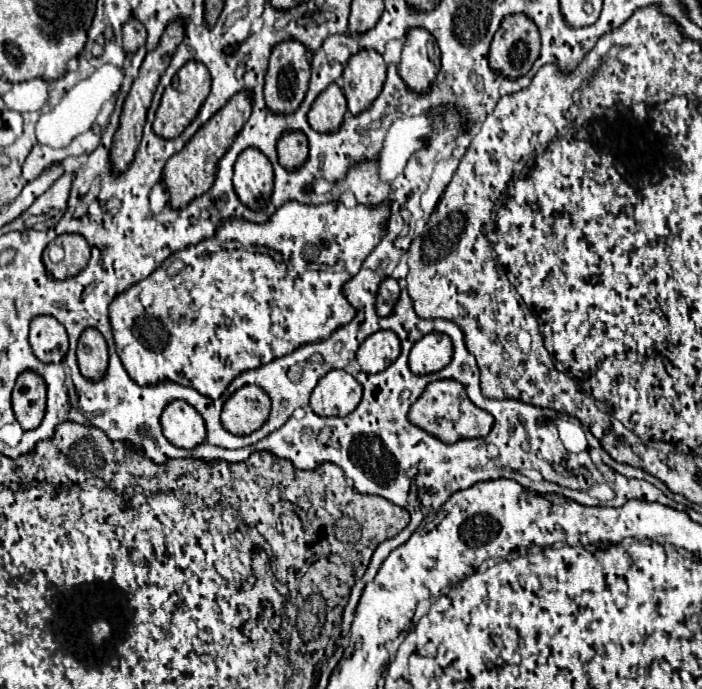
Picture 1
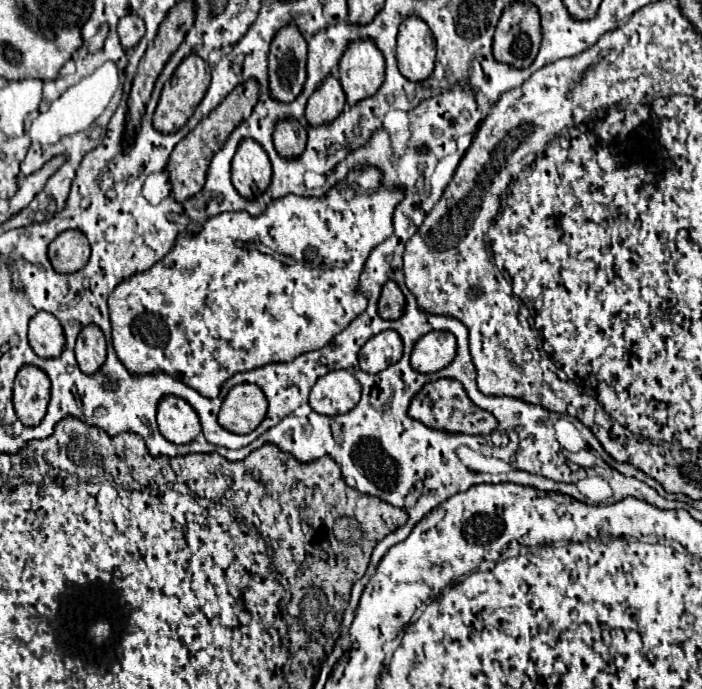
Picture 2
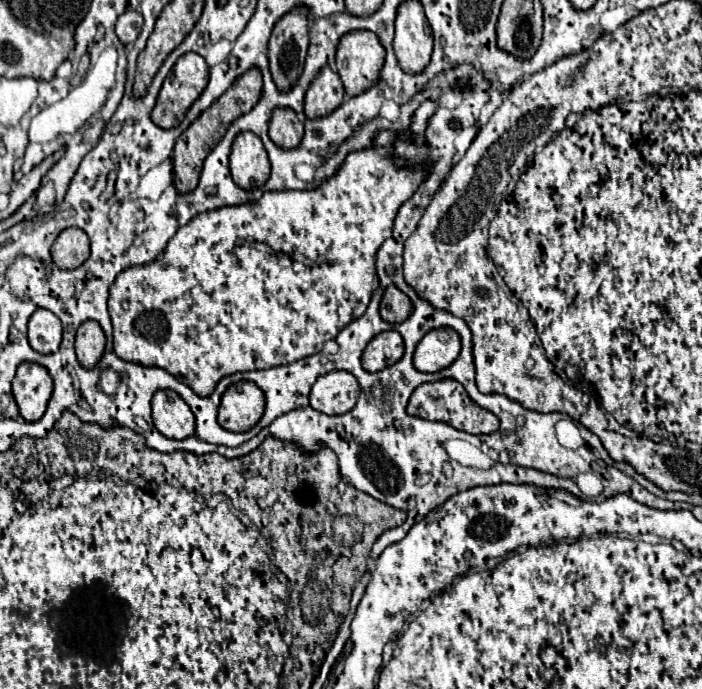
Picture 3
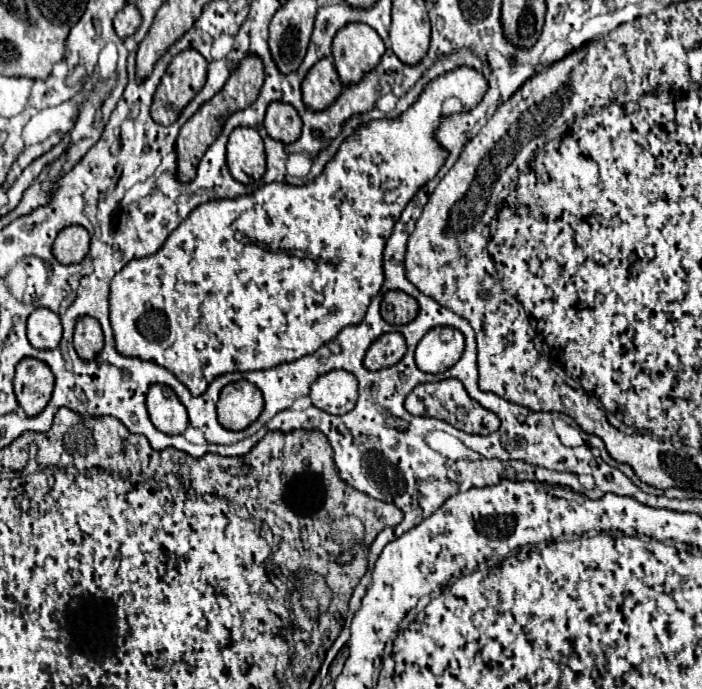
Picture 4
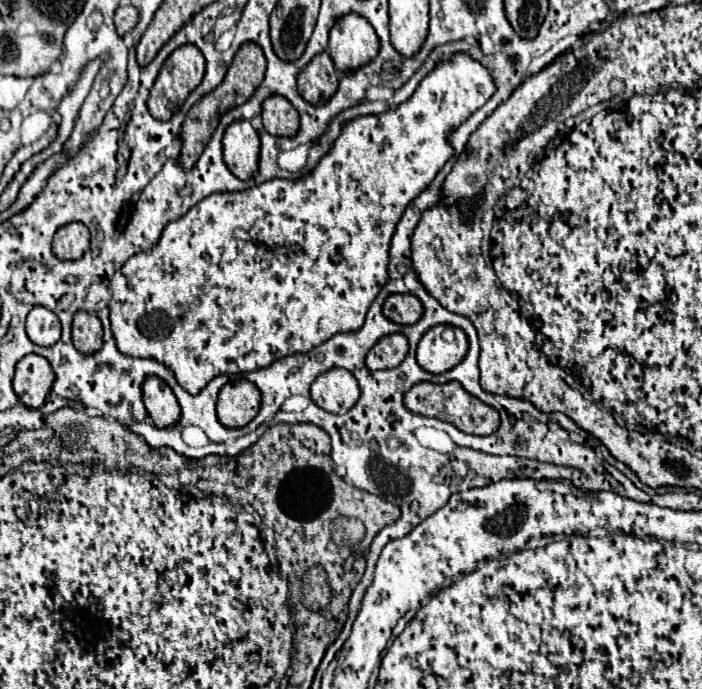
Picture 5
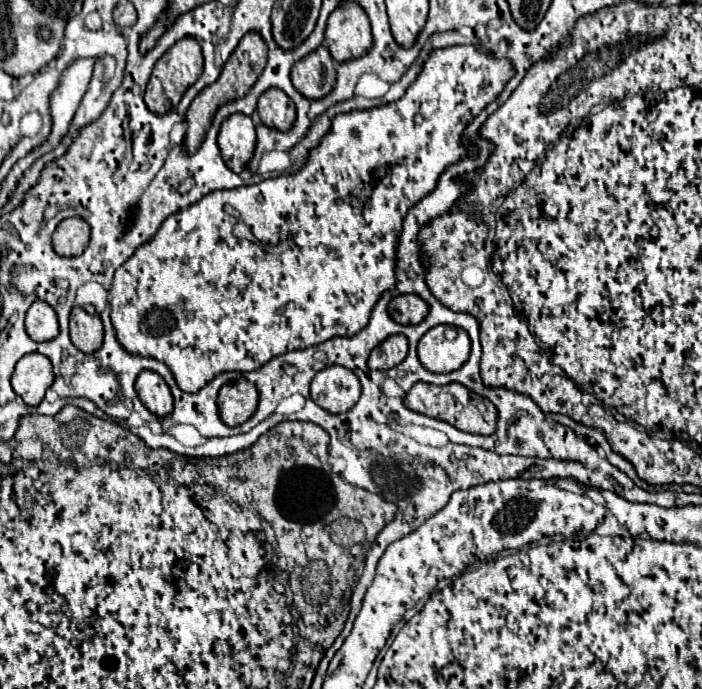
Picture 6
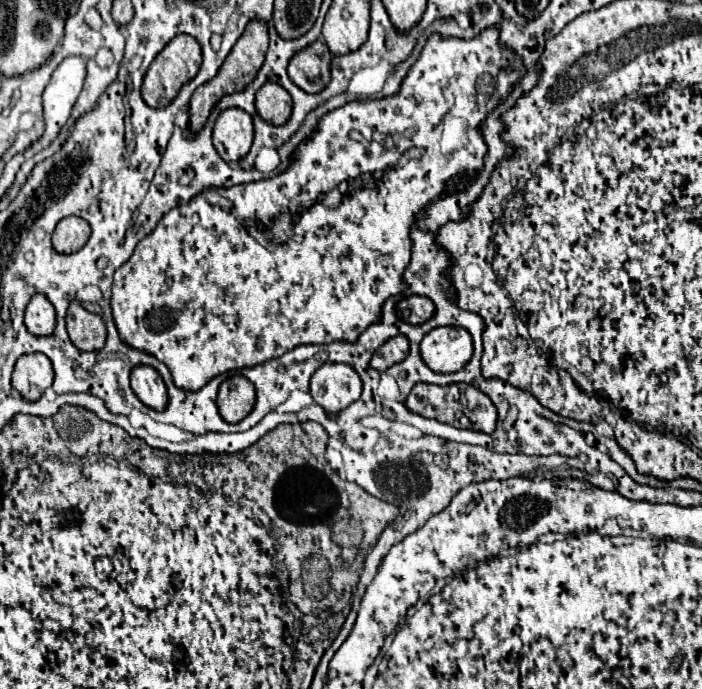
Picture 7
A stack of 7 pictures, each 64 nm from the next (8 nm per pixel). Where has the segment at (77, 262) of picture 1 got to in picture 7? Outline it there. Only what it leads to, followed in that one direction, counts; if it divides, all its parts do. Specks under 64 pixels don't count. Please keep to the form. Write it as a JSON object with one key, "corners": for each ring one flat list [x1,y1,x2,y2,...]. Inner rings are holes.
{"corners":[[78,216,62,218,52,234,54,250,60,254,78,252,90,238,90,224]]}

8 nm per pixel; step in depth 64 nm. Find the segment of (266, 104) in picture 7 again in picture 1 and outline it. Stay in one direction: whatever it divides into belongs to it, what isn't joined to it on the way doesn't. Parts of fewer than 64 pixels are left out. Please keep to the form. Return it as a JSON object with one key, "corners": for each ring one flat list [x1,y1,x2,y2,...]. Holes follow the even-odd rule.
{"corners":[[288,132,278,140,278,158,286,170,296,170,308,160,308,140,302,132]]}

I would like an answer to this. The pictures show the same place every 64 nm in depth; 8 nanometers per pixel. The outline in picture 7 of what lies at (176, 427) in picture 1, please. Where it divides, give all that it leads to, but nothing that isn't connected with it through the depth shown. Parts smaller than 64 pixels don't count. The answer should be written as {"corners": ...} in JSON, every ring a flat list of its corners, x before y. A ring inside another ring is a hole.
{"corners":[[136,366,130,376,130,384,134,394,148,406,158,412,166,410,168,406,168,390,164,386,164,380,160,380,160,374,154,368,148,366]]}

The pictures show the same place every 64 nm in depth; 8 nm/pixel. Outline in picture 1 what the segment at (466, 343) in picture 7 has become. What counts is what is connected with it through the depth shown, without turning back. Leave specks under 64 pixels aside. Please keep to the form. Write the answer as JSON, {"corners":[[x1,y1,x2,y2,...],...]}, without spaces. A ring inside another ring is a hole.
{"corners":[[428,334,418,340,408,358,408,366,414,374,434,374,452,360,452,342,446,334]]}

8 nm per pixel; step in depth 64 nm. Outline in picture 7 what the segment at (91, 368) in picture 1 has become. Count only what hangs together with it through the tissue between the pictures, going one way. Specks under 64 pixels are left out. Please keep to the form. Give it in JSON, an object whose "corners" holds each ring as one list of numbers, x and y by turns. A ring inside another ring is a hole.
{"corners":[[70,304,66,314,66,328,72,344,78,350,100,350,106,342,106,326,98,314,86,312,80,304]]}

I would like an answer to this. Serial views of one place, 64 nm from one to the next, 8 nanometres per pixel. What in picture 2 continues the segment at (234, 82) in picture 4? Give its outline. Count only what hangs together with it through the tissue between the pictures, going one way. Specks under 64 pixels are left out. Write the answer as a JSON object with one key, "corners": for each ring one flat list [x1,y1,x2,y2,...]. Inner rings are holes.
{"corners":[[248,80,244,84,240,84,240,88,234,88,226,98,224,102,214,108,170,154,168,158,168,166,166,166,166,172,168,172,168,180,172,184,172,196,176,202,184,202,188,200,190,196,198,194,204,184,206,184,206,174,208,174,208,168,210,168,210,160,214,158,214,154,224,146,224,142,228,140,228,136,232,134,232,130,244,122,244,118,250,116,254,104,258,100,258,84,256,80]]}

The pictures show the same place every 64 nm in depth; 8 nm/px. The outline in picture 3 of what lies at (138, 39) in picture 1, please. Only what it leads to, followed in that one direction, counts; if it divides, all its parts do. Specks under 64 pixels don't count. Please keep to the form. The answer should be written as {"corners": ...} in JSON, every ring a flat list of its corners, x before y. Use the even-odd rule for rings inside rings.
{"corners":[[126,10,116,22,116,36,122,44,132,44,142,30,142,16,136,10]]}

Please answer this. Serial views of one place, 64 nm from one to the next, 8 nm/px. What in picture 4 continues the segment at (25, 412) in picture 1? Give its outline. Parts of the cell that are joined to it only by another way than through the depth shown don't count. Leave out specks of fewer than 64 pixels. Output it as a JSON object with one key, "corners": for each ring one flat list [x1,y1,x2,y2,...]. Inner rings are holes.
{"corners":[[24,358,16,366,16,378,14,378,14,394,26,416,34,418,38,416,54,390,54,376,50,368,36,360,36,358]]}

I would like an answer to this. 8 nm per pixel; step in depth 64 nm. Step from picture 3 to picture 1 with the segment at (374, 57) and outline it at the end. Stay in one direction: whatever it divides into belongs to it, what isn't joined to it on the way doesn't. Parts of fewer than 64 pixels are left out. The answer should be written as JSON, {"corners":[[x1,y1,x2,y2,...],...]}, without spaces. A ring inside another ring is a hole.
{"corners":[[372,50,358,52,350,58,344,74,342,88,348,100,348,110,358,116,368,110,372,102,380,96,386,80,386,64,380,54]]}

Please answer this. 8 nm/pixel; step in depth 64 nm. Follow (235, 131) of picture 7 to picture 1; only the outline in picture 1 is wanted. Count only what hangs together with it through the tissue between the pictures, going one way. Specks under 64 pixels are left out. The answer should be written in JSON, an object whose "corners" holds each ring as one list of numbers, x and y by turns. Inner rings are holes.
{"corners":[[256,148,244,150,234,164,234,190,244,206,260,210,274,190,274,170,270,160]]}

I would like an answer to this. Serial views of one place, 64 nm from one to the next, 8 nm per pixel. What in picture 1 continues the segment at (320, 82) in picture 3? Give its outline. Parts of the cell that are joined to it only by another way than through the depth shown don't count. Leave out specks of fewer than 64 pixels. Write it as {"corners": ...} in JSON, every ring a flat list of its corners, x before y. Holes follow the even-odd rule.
{"corners":[[330,84,312,104,308,112,308,122,316,132,336,132,344,124,346,110,346,98,342,90,338,88,338,84]]}

